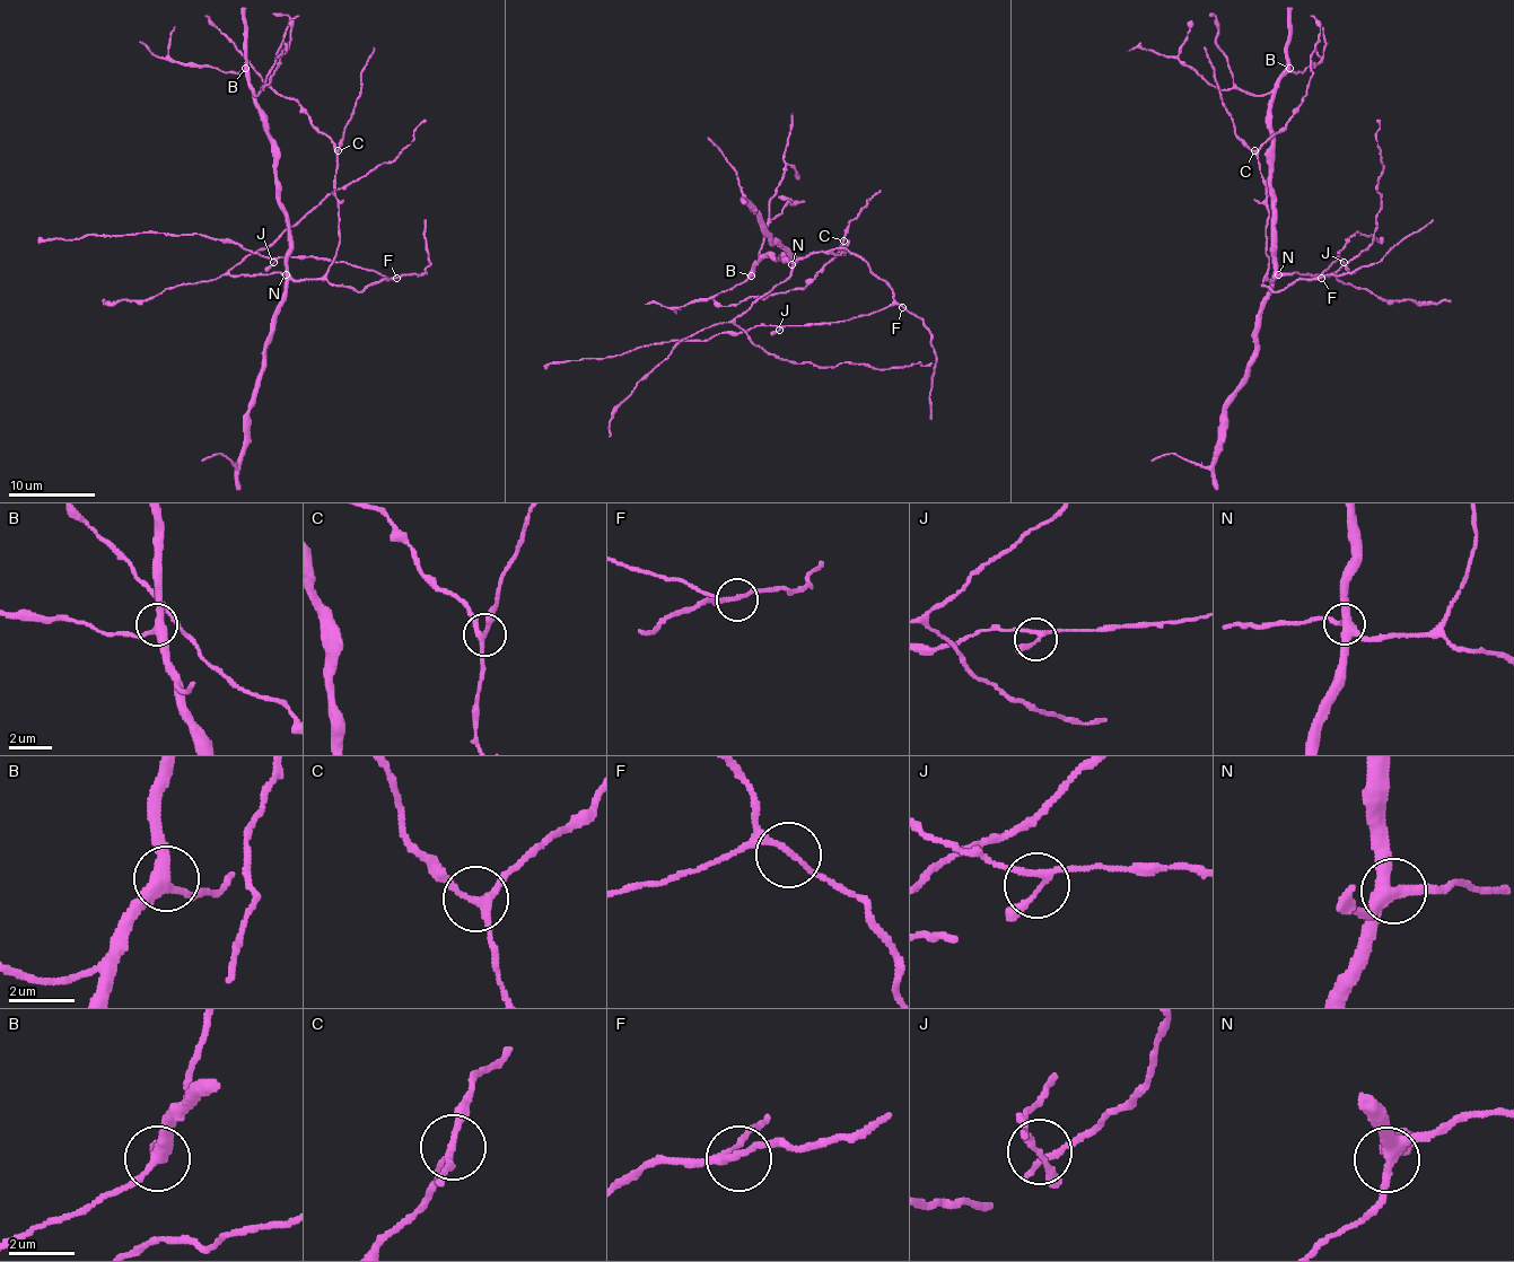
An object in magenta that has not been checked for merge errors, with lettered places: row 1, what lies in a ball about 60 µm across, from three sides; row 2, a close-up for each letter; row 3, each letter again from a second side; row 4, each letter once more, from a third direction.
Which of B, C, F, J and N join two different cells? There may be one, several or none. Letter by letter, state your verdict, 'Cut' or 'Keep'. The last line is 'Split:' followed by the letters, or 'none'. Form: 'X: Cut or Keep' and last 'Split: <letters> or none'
B: Keep
C: Keep
F: Keep
J: Keep
N: Keep
Split: none

